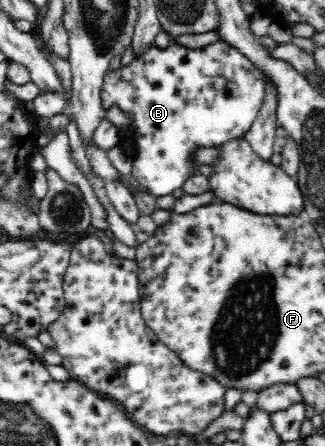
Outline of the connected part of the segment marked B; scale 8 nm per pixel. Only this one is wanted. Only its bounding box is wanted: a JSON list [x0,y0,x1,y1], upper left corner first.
[100,41,265,197]

